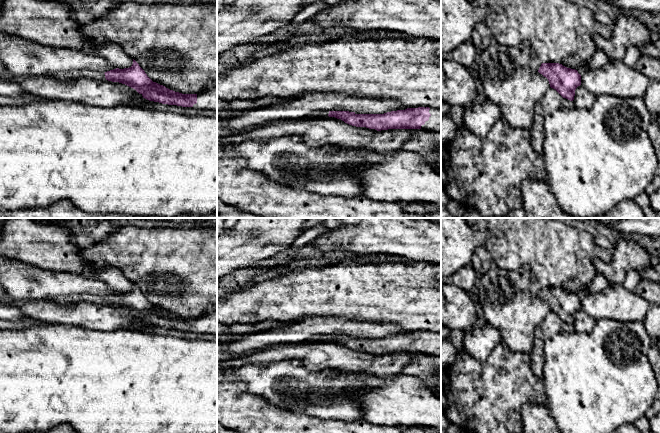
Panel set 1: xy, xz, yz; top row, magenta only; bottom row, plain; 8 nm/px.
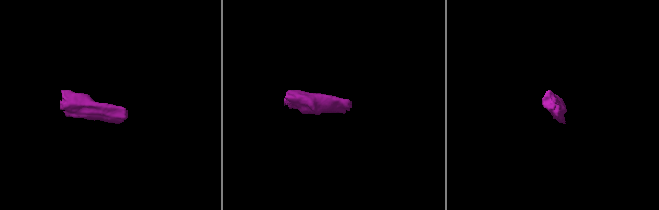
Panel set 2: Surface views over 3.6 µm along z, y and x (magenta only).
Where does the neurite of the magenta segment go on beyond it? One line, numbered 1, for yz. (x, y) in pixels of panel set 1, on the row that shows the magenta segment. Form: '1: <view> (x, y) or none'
1: none

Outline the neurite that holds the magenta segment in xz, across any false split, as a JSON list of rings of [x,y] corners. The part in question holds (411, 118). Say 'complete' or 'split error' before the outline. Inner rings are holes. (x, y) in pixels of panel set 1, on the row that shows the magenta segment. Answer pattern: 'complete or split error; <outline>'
split error; [[[418,107],[391,111],[384,114],[356,114],[349,111],[329,111],[329,117],[345,123],[375,129],[422,129],[441,132],[441,109]]]

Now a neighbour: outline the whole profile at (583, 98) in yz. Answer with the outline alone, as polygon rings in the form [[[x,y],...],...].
[[[580,85],[575,90],[573,103],[575,107],[589,109],[593,105],[595,99],[595,95]]]

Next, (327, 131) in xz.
[[[322,118],[313,120],[282,119],[268,122],[266,125],[250,131],[240,132],[235,135],[217,136],[217,149],[223,146],[236,145],[249,139],[274,138],[284,135],[300,135],[305,144],[311,147],[335,145],[343,147],[366,147],[377,153],[391,154],[403,150],[403,146],[411,138],[408,129],[388,129],[377,131],[366,127],[356,127],[335,118]]]

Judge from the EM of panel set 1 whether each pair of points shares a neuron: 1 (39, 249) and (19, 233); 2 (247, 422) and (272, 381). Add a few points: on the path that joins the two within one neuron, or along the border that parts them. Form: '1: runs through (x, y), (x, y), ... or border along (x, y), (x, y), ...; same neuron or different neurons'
1: runs through (34, 244), (24, 238); same neuron
2: border along (244, 382), (250, 392), (283, 408); different neurons

